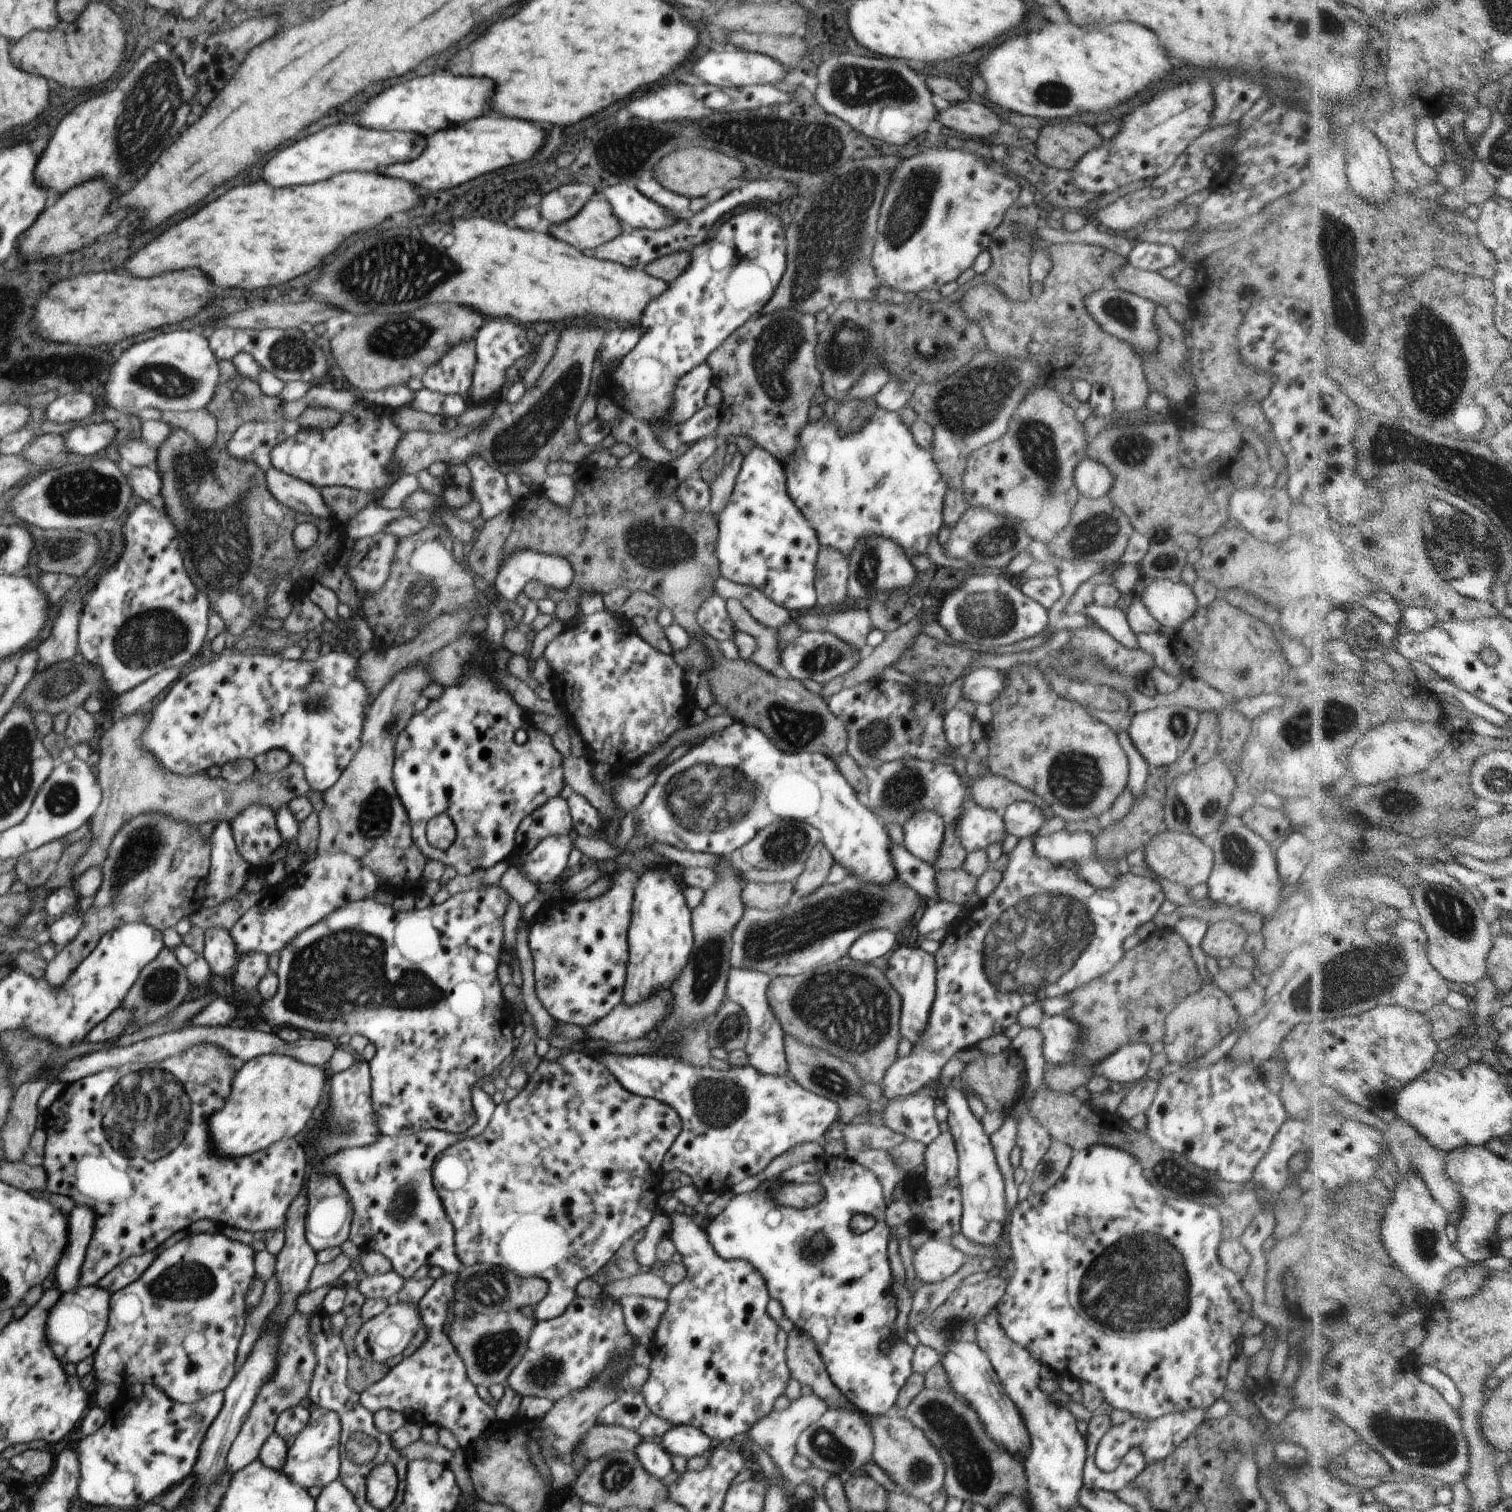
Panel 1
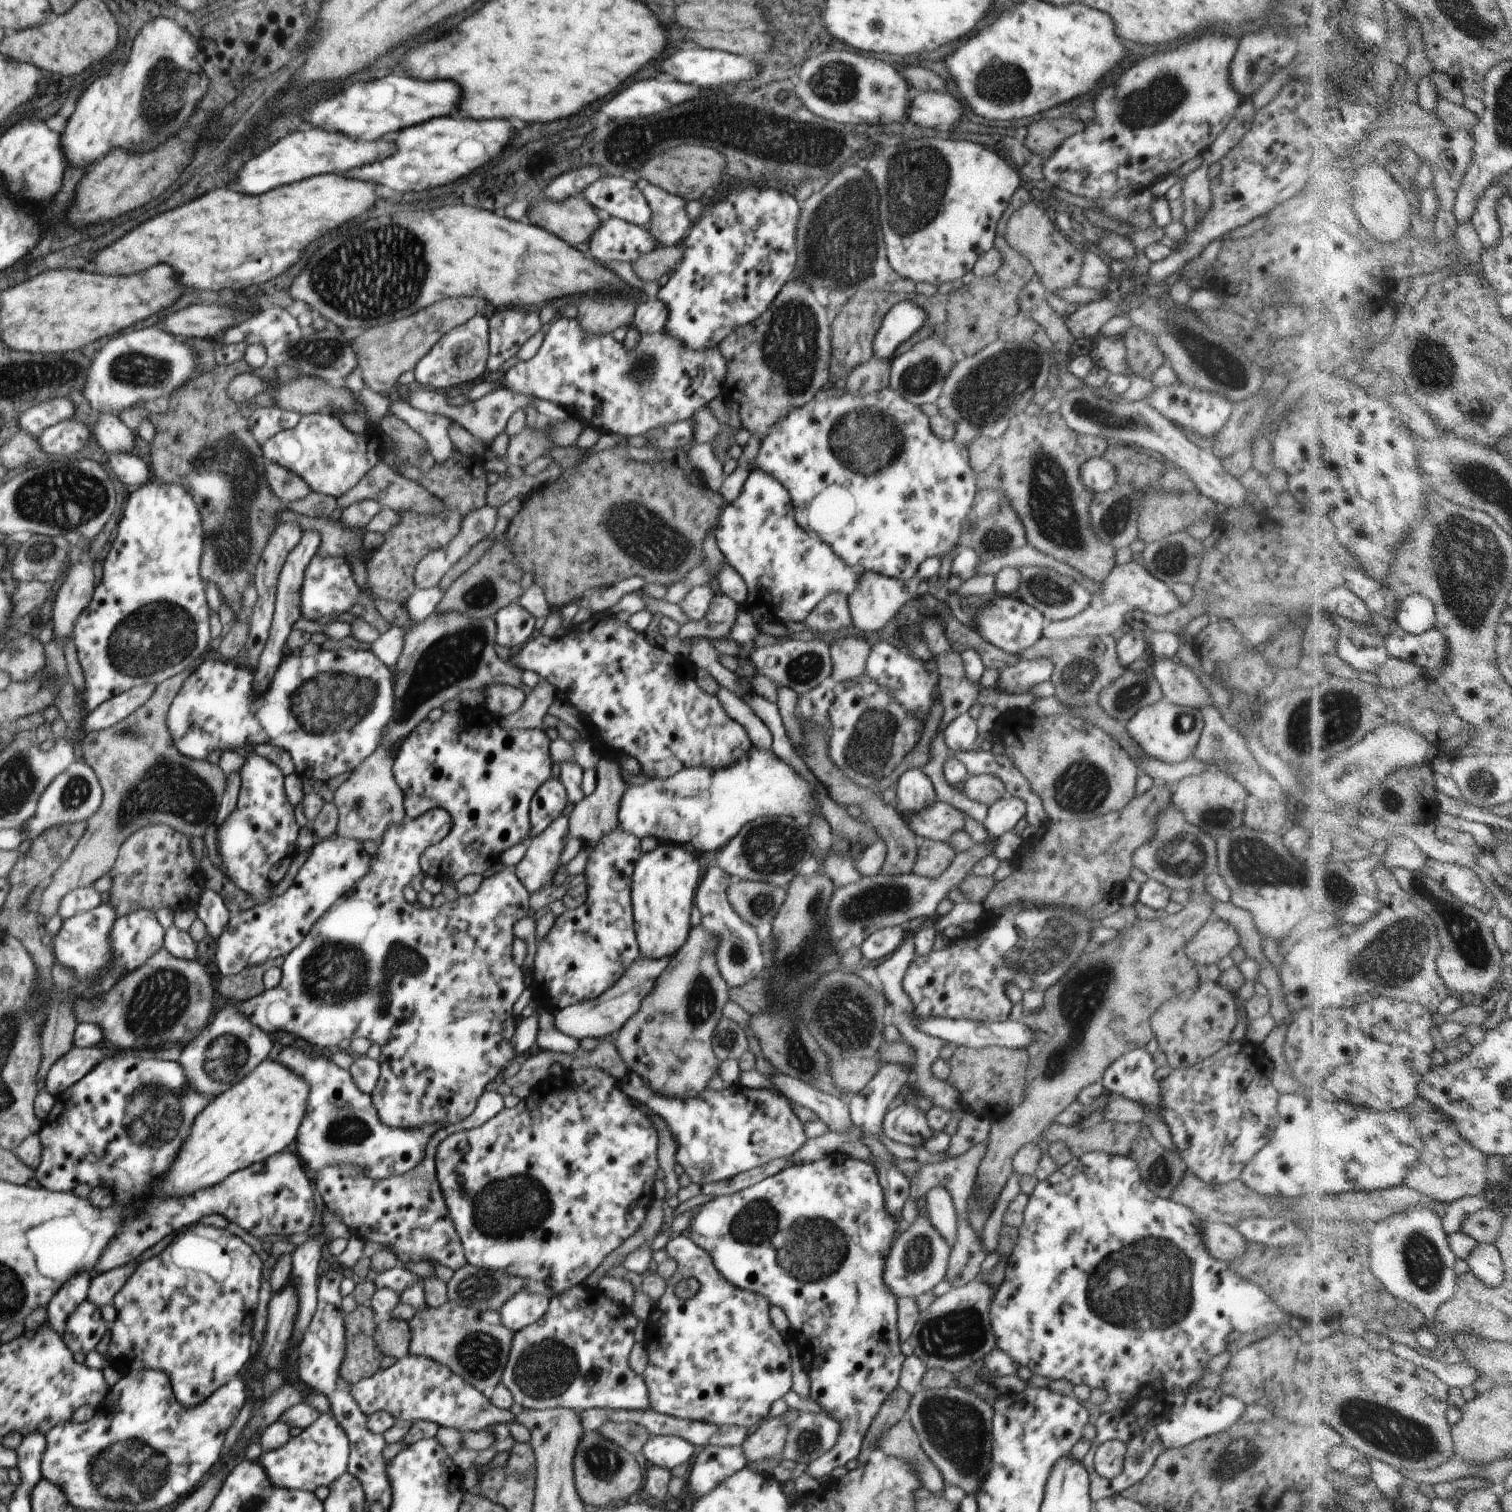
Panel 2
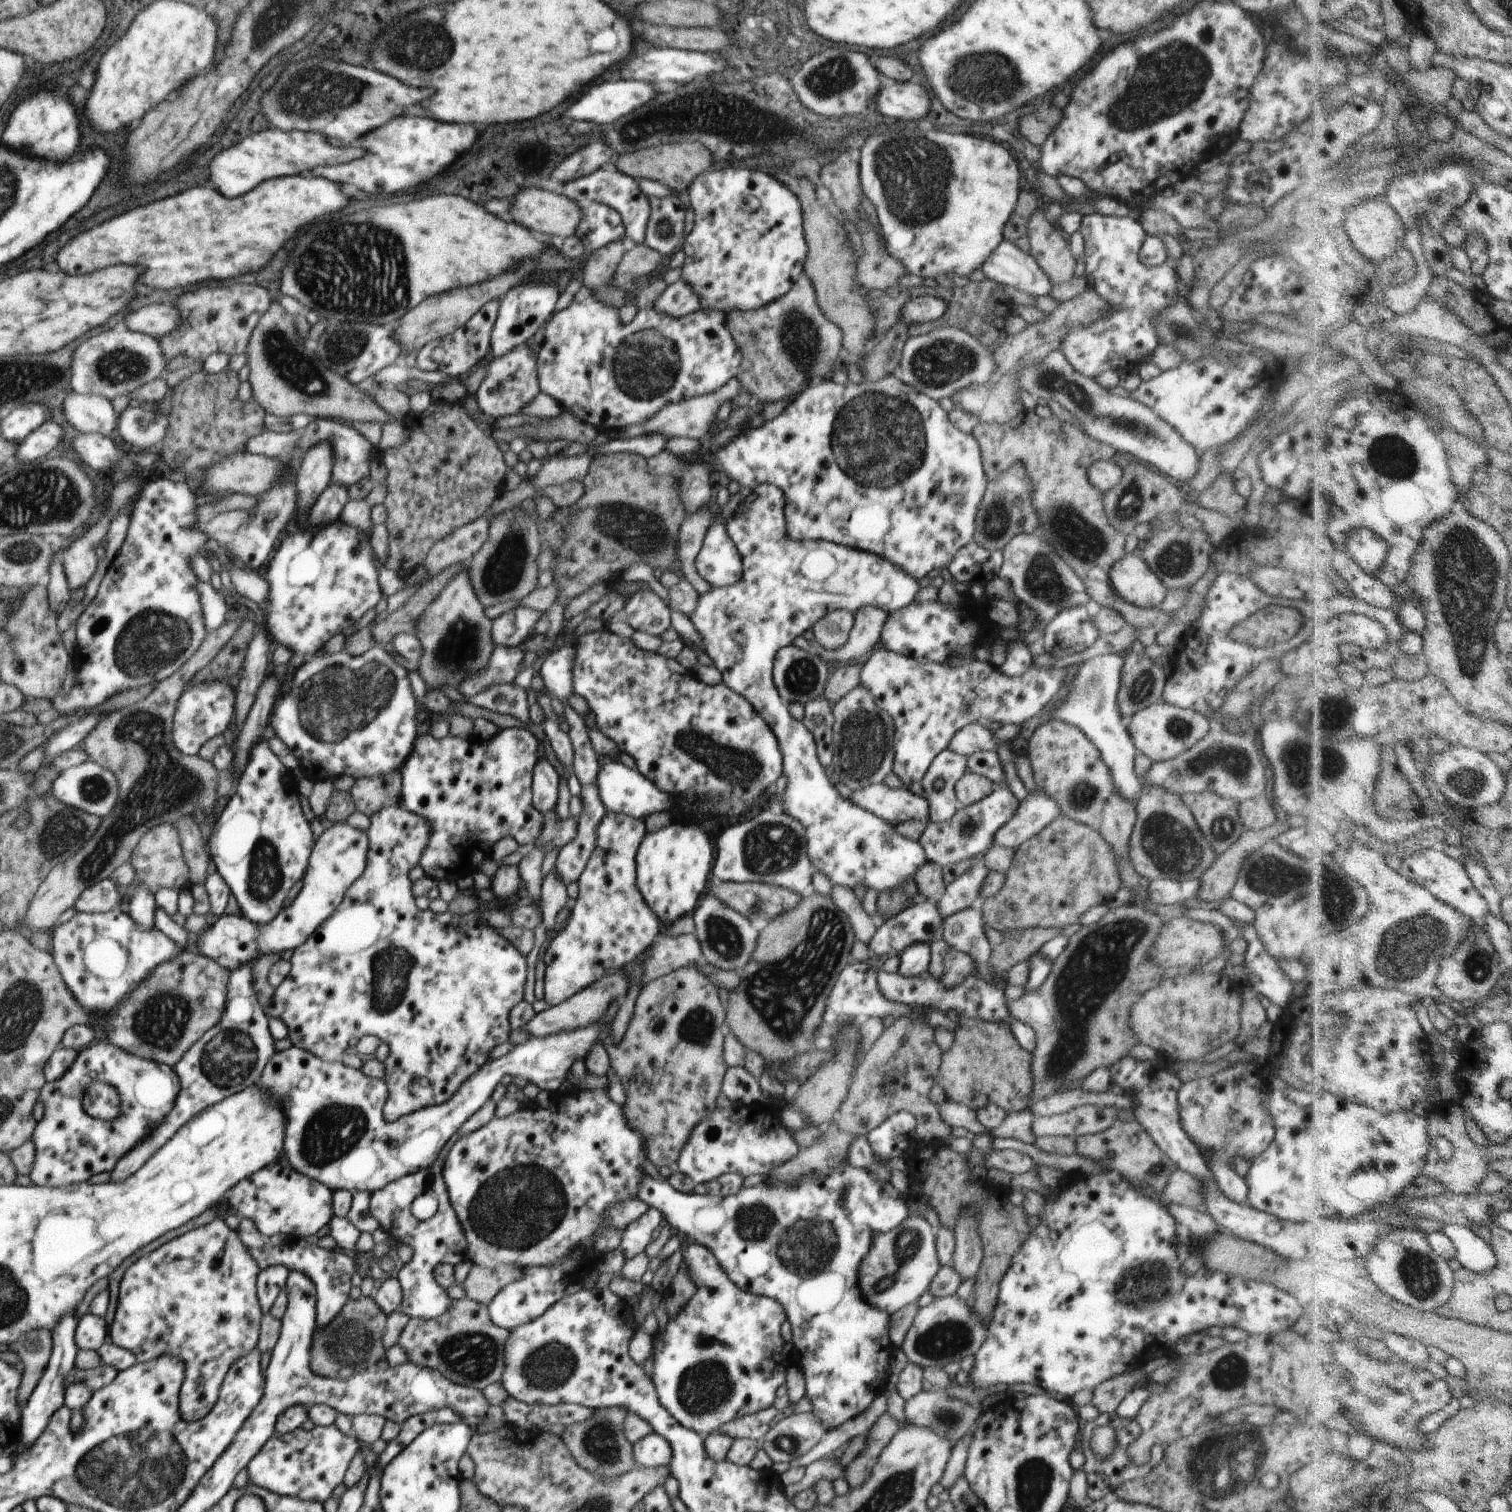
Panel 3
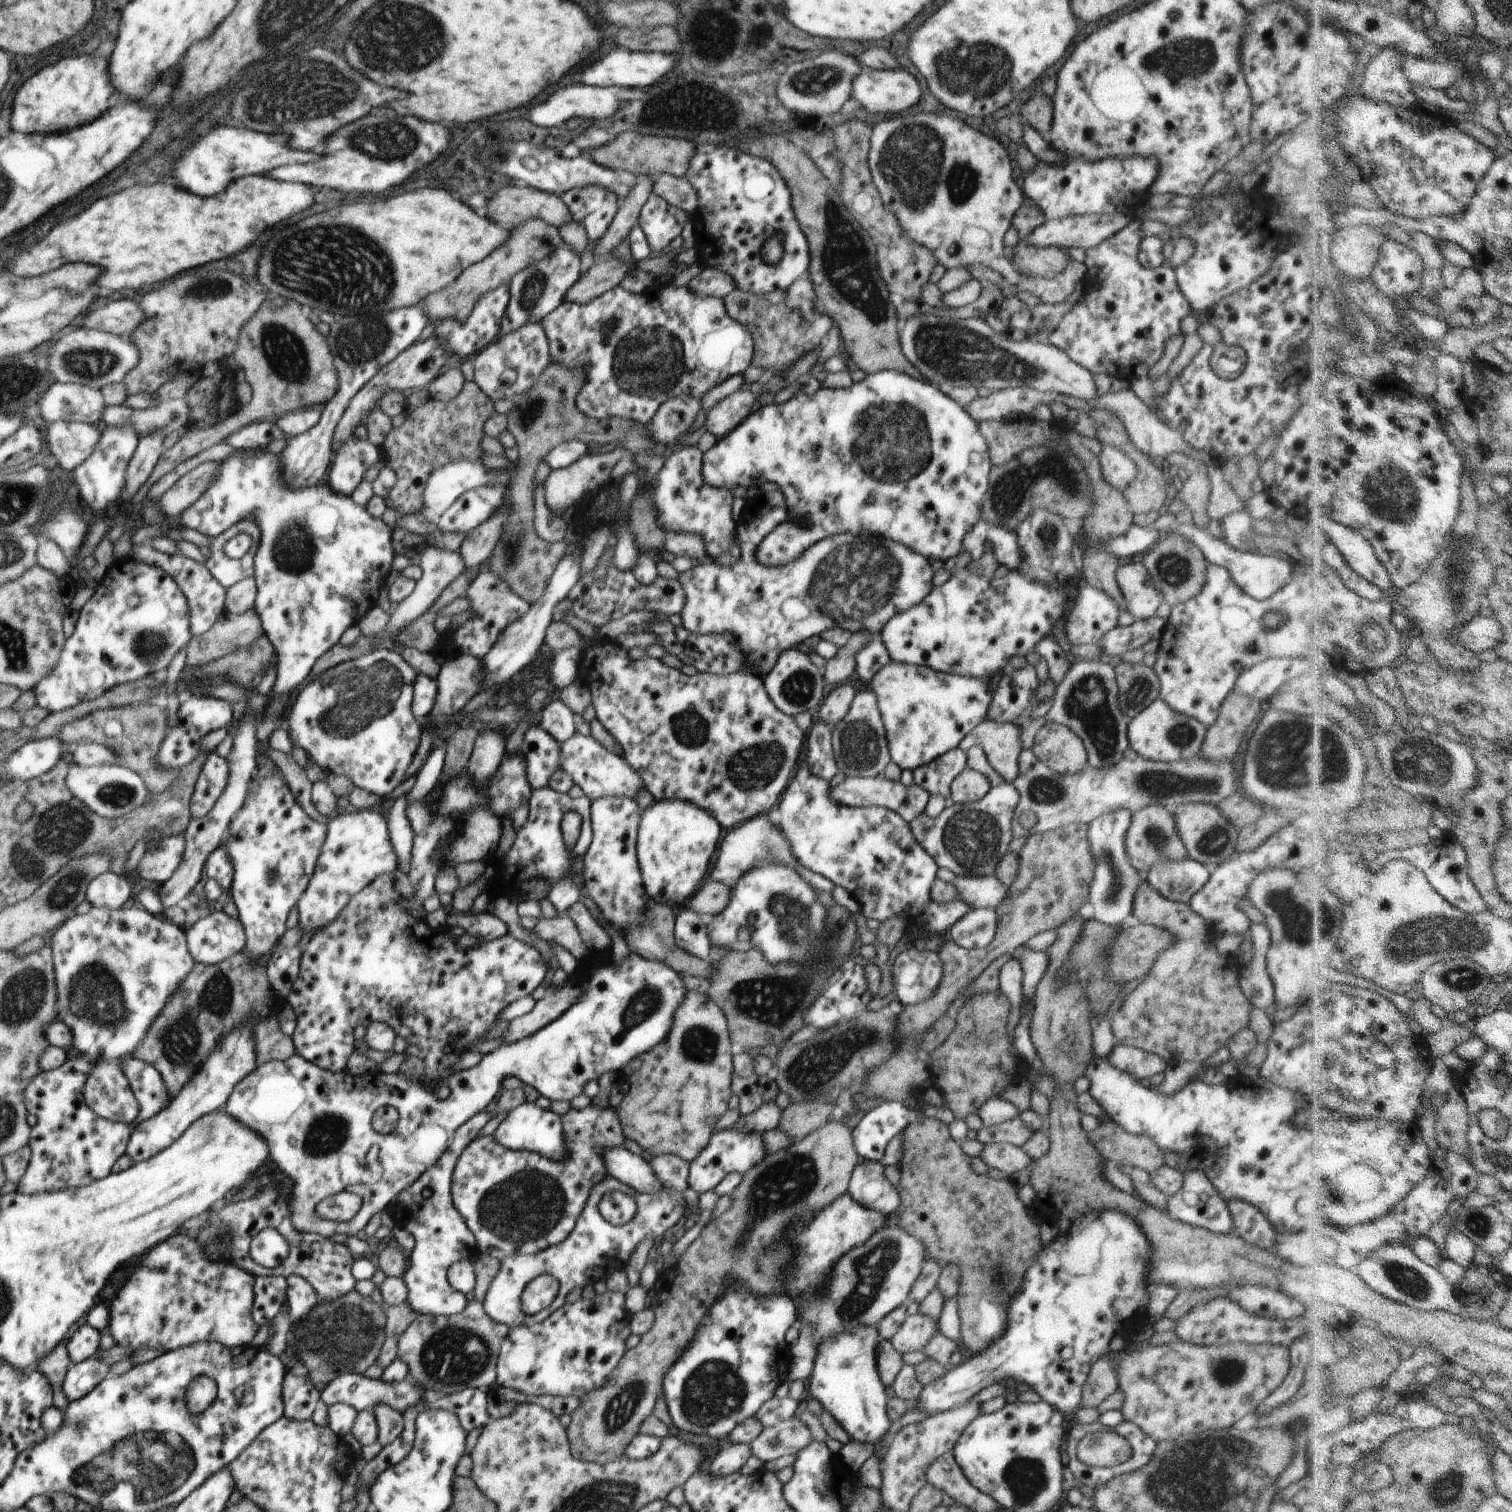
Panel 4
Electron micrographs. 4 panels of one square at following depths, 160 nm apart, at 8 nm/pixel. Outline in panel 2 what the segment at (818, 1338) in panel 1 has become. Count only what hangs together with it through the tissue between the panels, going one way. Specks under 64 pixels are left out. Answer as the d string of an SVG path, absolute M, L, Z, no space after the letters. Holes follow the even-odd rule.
M837 1152L822 1160L788 1166L773 1177L765 1178L754 1183L754 1186L749 1186L737 1193L716 1197L693 1211L696 1211L696 1215L691 1219L686 1233L699 1247L710 1253L718 1272L734 1286L761 1294L772 1305L780 1306L784 1310L790 1321L787 1338L797 1343L798 1358L801 1359L802 1366L805 1367L806 1374L809 1374L811 1380L810 1397L816 1400L826 1412L829 1412L828 1416L834 1417L841 1424L841 1435L834 1448L825 1455L807 1463L805 1472L820 1482L836 1467L844 1467L850 1460L859 1458L861 1442L868 1432L873 1418L878 1414L880 1406L888 1398L888 1394L899 1386L900 1373L906 1358L900 1349L902 1342L897 1327L897 1296L891 1293L890 1287L887 1287L883 1277L887 1256L890 1254L893 1236L897 1229L897 1217L889 1215L877 1172L873 1166L870 1166L870 1163Z

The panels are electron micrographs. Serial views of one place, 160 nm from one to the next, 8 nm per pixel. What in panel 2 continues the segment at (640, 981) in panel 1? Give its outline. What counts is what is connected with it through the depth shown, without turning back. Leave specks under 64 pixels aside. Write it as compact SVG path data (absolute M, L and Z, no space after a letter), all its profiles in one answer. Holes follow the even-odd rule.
M663 842L654 850L644 853L635 864L631 884L634 932L637 936L640 955L645 959L661 959L675 955L689 937L691 910L695 904L695 892L700 882L700 864L691 854L692 850L682 845Z

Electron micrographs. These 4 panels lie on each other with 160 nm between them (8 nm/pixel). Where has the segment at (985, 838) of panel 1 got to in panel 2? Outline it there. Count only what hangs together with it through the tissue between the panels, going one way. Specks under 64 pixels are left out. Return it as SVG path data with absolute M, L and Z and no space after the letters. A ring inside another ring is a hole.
M936 801L934 806L920 813L909 813L906 815L905 813L900 813L898 810L897 812L903 822L915 832L919 839L926 838L935 841L950 842L955 833L965 828L965 814L960 809L956 809L954 806L942 801Z

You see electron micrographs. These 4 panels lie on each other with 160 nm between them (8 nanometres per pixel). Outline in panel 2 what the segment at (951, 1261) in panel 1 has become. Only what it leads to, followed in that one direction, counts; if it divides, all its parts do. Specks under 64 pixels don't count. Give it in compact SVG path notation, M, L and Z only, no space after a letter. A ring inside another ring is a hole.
M918 1215L915 1222L894 1239L887 1256L883 1274L887 1287L897 1296L915 1296L932 1291L939 1282L945 1279L948 1270L951 1246L947 1240L930 1225L930 1221Z

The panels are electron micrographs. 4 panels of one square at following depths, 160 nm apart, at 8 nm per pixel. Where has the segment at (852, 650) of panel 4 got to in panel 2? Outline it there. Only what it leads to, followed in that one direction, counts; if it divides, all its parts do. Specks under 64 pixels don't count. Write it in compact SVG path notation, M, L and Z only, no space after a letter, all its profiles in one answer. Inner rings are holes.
M860 569L861 581L857 582L853 593L847 598L851 617L860 634L865 632L887 633L894 621L896 613L905 602L916 598L919 580L917 577L903 581L868 569Z

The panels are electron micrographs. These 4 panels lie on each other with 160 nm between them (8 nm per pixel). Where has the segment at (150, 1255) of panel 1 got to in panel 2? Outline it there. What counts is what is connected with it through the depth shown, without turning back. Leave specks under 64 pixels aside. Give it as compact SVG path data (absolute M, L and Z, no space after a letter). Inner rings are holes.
M130 1261L94 1277L89 1284L87 1299L99 1307L111 1304L137 1266L136 1262Z

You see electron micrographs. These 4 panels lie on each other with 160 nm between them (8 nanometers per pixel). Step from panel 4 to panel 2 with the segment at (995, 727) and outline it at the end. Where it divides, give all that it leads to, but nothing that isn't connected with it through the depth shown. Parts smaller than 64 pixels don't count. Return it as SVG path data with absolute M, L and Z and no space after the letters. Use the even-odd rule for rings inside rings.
M964 713L948 723L944 736L945 743L950 751L969 751L973 749L978 737L976 721L969 713Z

